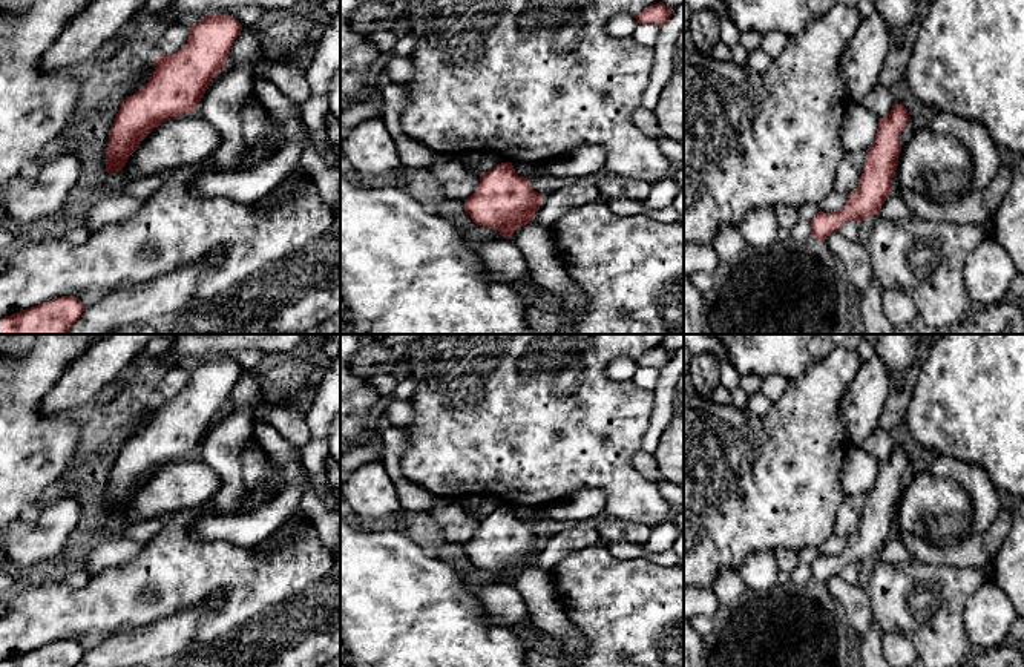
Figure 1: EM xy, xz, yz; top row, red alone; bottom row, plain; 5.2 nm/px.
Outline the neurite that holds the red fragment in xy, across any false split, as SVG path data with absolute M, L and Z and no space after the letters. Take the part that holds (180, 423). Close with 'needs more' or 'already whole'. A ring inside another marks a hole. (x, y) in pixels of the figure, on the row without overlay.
M208 359L190 371L190 380L179 394L156 402L152 420L139 434L123 445L110 471L106 492L107 517L121 515L141 485L161 466L198 452L210 426L225 409L228 396L241 374L242 368L235 360Z | already whole

